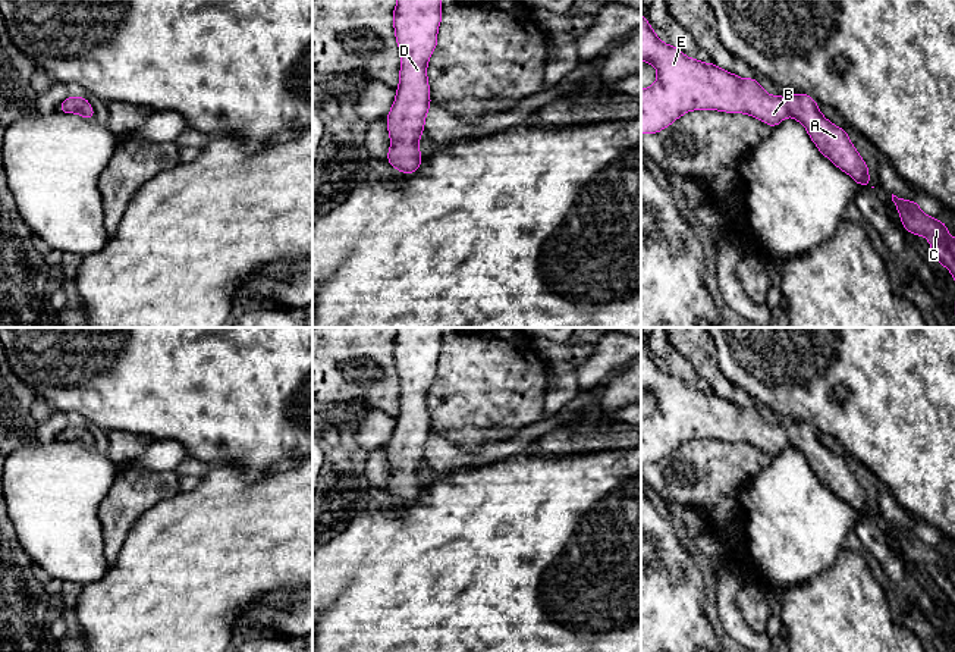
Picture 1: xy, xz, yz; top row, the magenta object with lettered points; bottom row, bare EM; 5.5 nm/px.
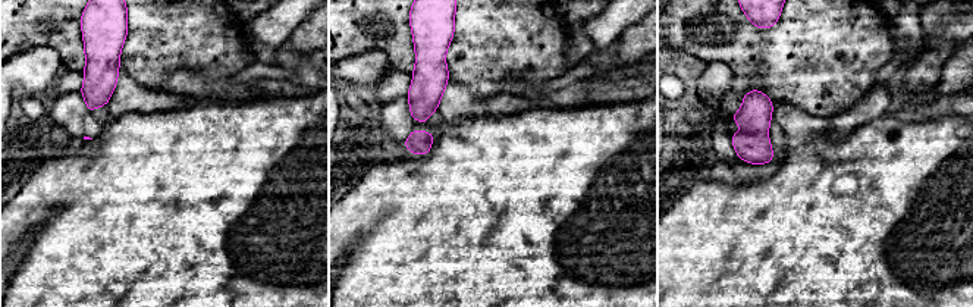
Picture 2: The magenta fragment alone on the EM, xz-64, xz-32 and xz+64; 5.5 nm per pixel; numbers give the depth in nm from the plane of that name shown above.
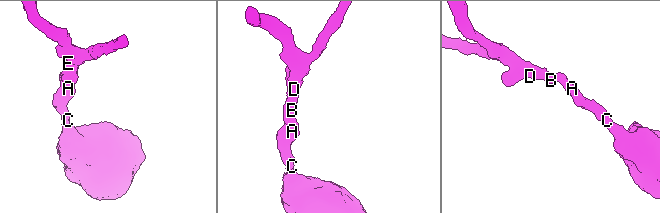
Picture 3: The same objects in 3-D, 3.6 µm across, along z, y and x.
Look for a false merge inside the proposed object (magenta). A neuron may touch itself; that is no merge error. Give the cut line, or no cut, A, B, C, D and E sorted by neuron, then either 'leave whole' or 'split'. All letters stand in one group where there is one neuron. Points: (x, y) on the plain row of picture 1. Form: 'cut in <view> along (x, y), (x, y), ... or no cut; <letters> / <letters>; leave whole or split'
no cut; A B C D E; leave whole

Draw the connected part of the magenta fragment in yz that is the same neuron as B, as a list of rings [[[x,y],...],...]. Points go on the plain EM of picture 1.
[[[643,344],[641,389],[657,398],[657,410],[641,419],[641,463],[660,461],[689,439],[747,442],[772,457],[792,445],[805,455],[823,485],[855,512],[871,515],[867,492],[846,460],[829,451],[811,424],[770,424],[755,407],[742,408],[714,392],[689,388],[676,376],[662,372]]]

